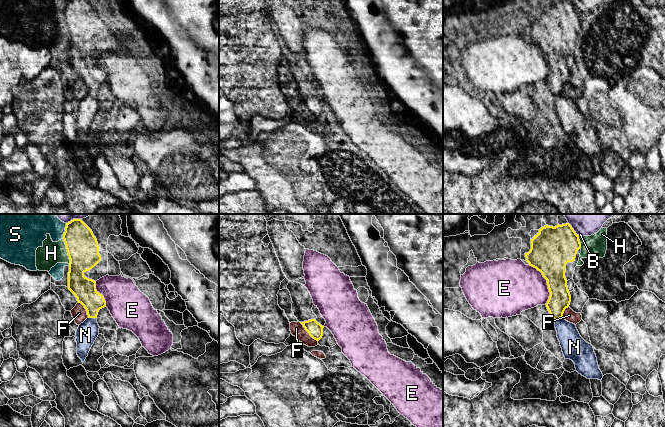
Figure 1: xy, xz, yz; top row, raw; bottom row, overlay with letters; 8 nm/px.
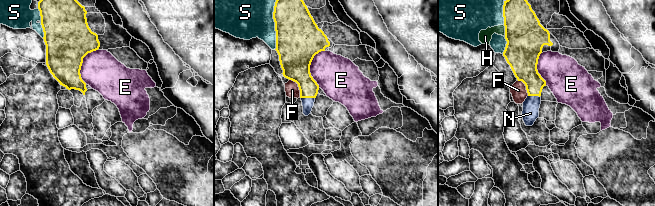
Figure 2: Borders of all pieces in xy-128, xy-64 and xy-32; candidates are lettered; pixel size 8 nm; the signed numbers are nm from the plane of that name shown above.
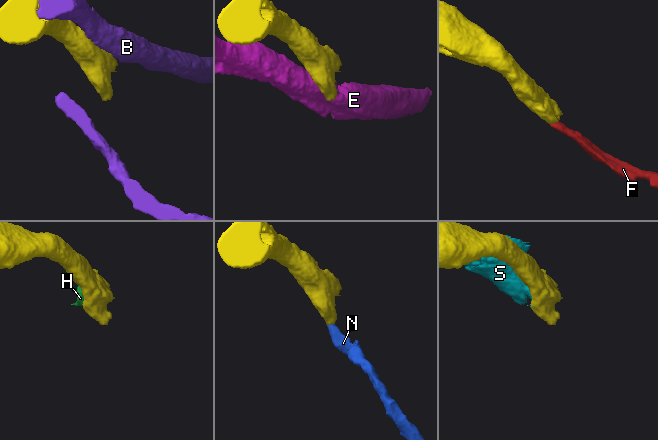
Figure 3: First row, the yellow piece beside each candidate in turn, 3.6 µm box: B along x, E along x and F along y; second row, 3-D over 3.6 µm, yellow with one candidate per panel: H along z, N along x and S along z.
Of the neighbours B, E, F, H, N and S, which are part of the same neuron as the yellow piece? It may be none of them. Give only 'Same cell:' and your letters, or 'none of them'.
Same cell: N

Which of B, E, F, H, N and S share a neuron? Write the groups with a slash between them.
B / E / F / H S / N

